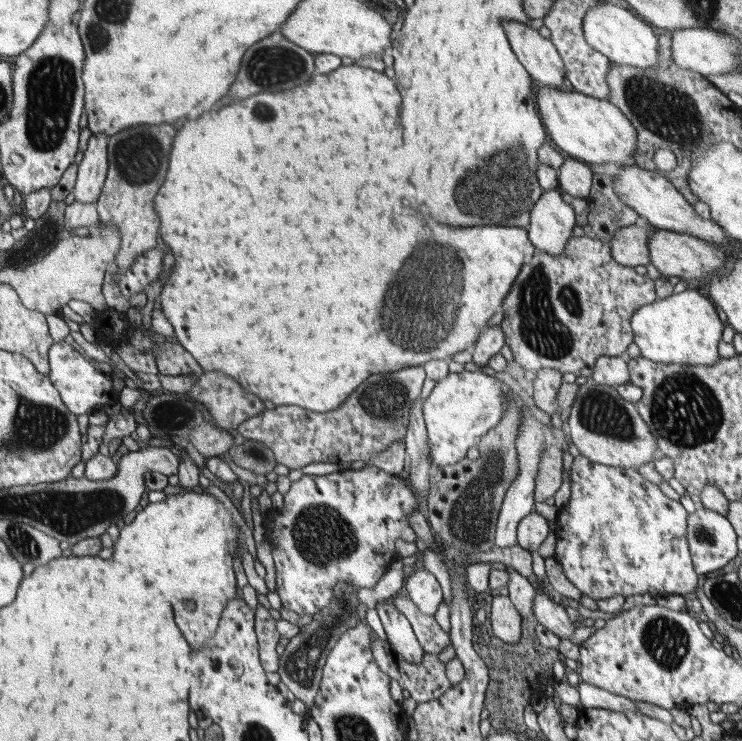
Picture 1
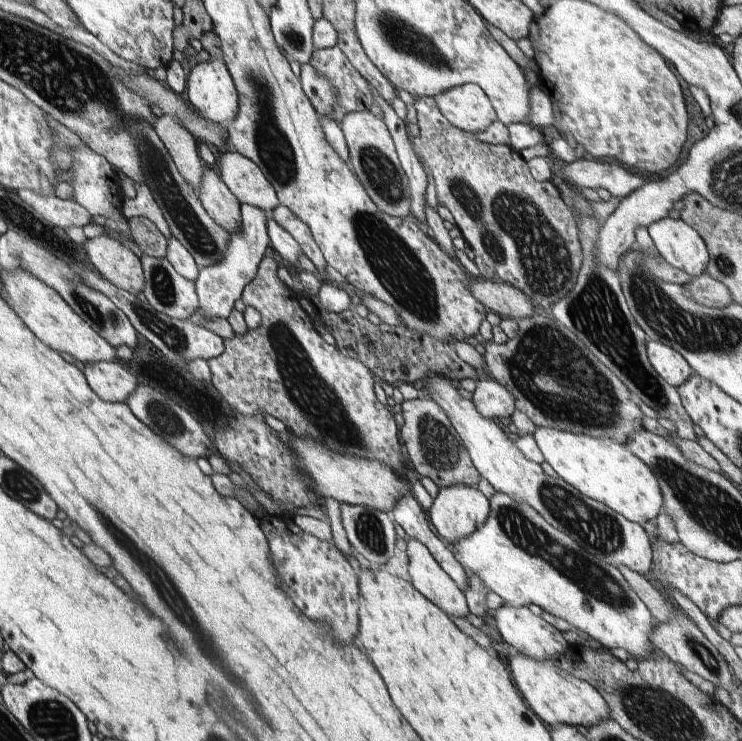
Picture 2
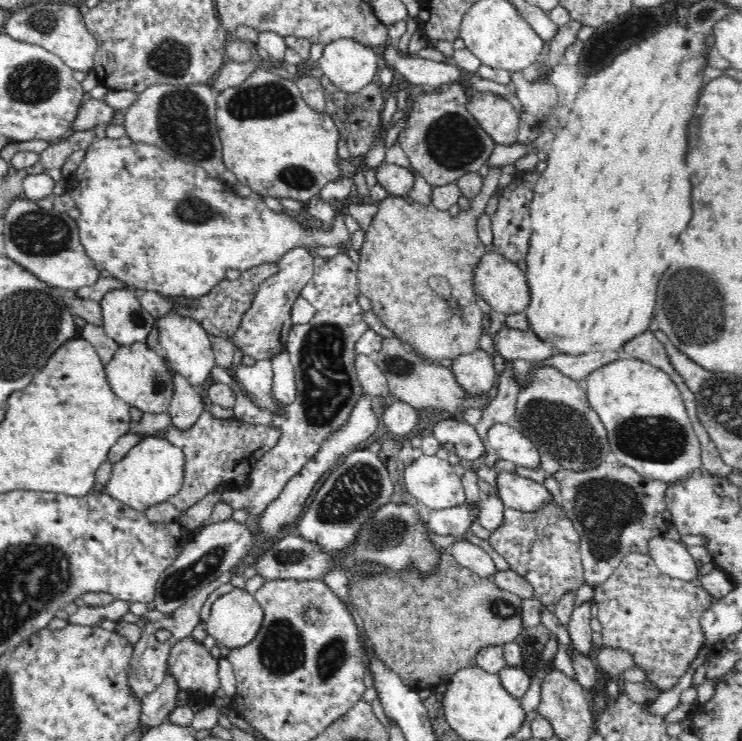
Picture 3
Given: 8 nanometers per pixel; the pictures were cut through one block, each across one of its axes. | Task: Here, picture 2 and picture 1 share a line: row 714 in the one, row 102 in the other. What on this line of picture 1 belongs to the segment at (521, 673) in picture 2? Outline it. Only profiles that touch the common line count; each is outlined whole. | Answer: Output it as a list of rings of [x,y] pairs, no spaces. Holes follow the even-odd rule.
[[[543,84],[539,88],[540,116],[543,124],[547,126],[551,134],[552,142],[570,154],[578,161],[590,164],[614,164],[614,166],[637,166],[635,156],[637,146],[639,146],[639,134],[632,120],[628,118],[608,99],[600,100],[594,96],[586,96],[578,91],[562,91],[560,88],[548,88]]]

